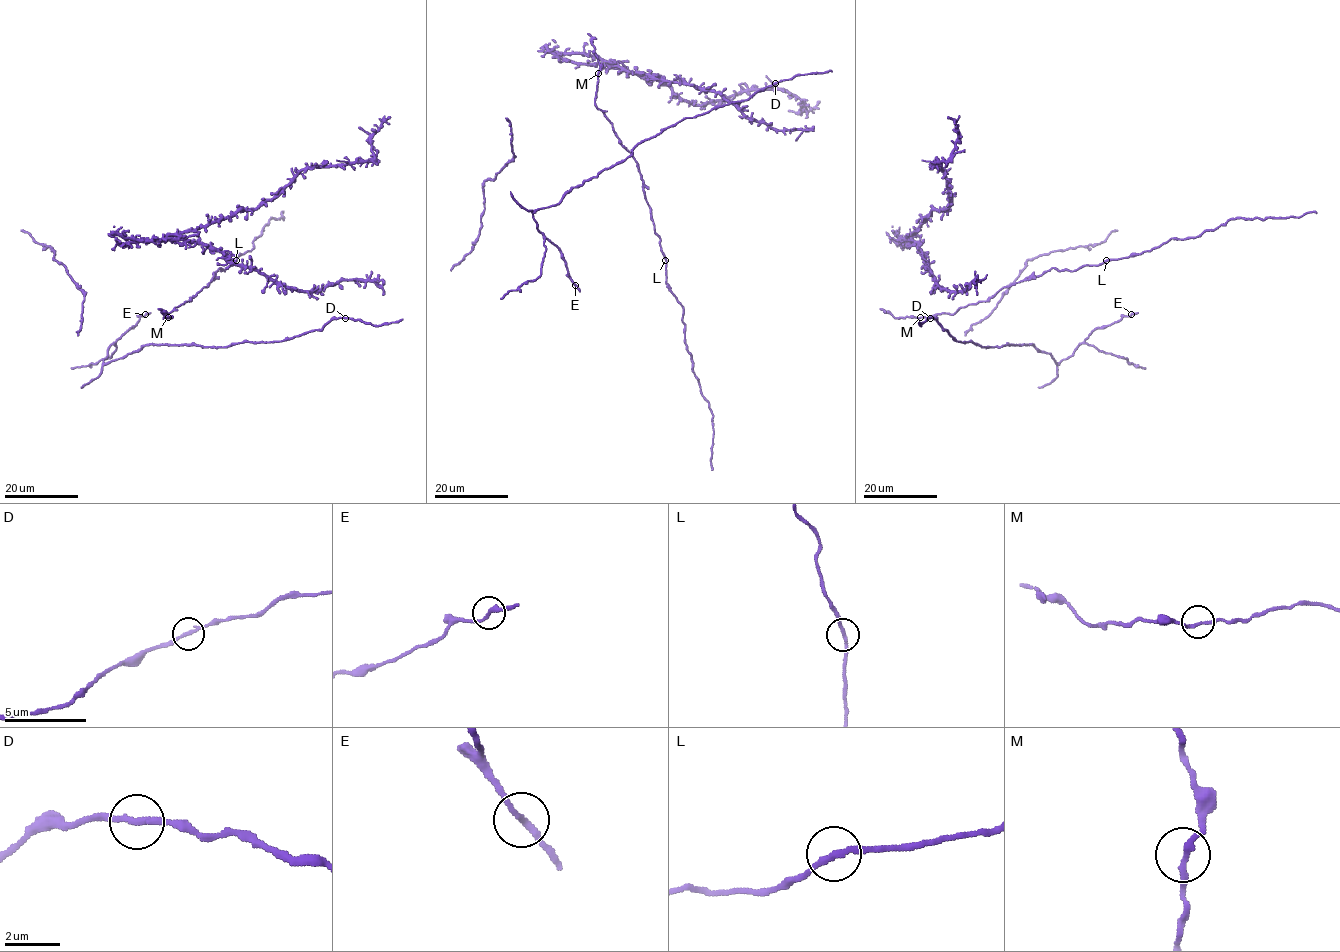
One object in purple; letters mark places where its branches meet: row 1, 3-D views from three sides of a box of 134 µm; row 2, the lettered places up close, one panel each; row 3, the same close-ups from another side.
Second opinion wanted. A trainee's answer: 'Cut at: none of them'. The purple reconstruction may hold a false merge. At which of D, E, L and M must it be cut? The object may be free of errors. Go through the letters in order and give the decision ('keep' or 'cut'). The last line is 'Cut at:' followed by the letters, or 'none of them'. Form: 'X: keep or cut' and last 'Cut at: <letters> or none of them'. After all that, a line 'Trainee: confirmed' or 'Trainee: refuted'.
D: keep
E: keep
L: keep
M: keep
Cut at: none of them
Trainee: confirmed

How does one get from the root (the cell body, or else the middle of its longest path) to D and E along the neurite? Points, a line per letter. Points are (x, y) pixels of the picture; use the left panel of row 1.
D: (289, 338), (320, 330), (332, 319), (345, 318)
E: (289, 338), (271, 342), (245, 341), (226, 347), (148, 344), (104, 363), (107, 348), (145, 314)

